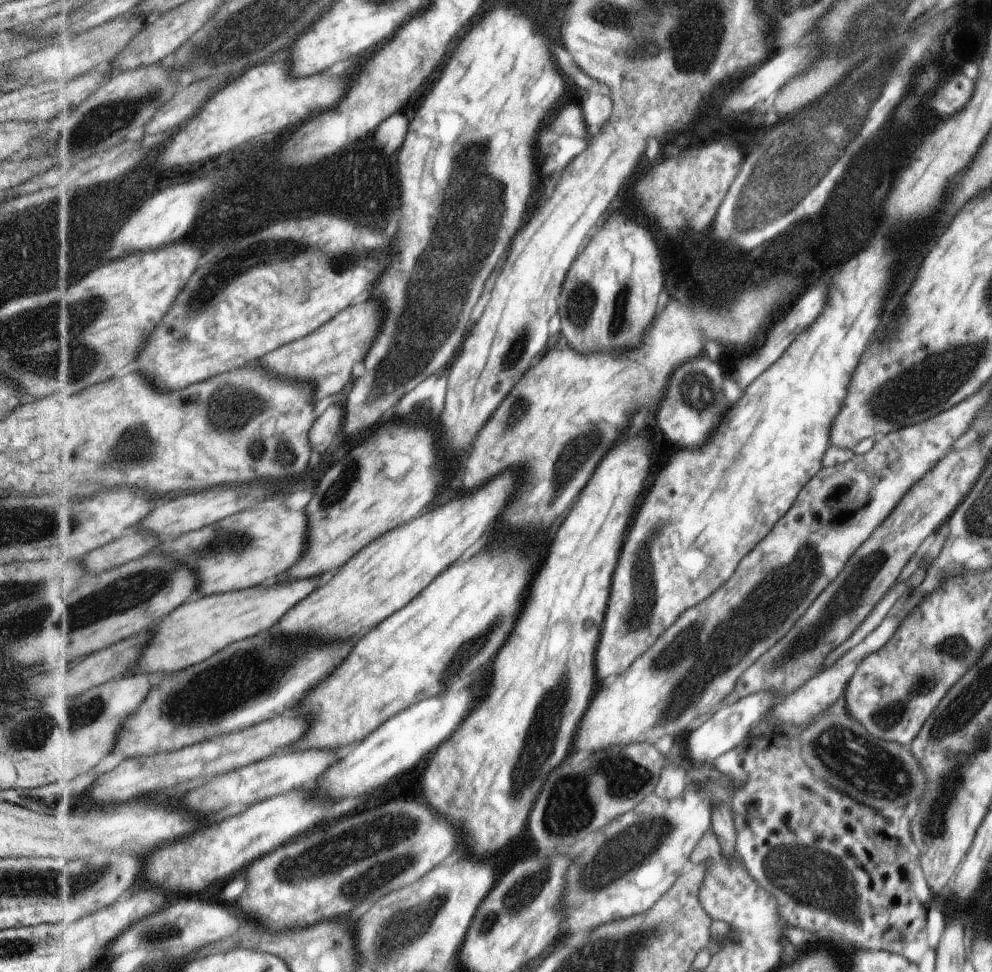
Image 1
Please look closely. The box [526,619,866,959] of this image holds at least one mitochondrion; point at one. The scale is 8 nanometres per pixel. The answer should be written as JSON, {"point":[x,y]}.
{"point":[818,882]}

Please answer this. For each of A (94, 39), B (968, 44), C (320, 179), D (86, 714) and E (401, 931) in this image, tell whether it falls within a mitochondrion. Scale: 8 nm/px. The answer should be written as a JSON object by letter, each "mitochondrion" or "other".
{"A":"other","B":"other","C":"other","D":"mitochondrion","E":"mitochondrion"}

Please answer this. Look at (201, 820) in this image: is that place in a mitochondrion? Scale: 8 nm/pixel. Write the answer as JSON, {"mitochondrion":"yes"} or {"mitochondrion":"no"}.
{"mitochondrion":"no"}

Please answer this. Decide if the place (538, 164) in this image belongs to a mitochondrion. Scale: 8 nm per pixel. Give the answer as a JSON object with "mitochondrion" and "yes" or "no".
{"mitochondrion":"no"}

